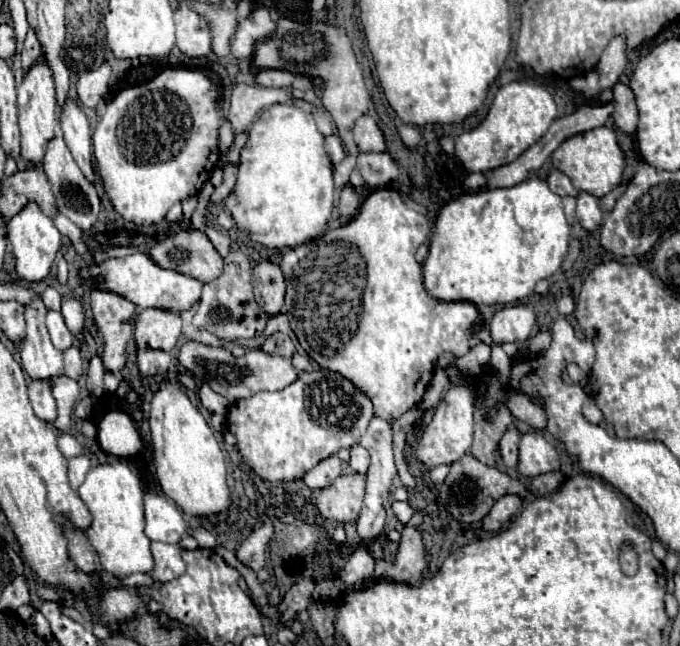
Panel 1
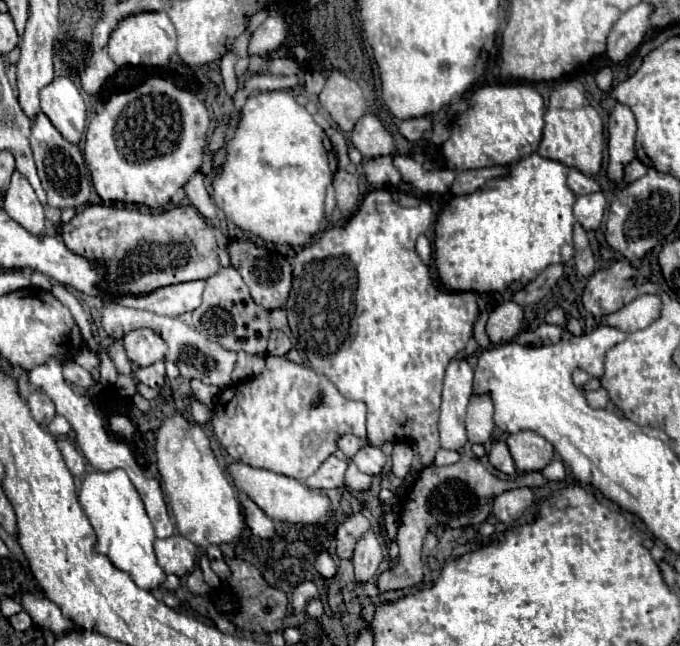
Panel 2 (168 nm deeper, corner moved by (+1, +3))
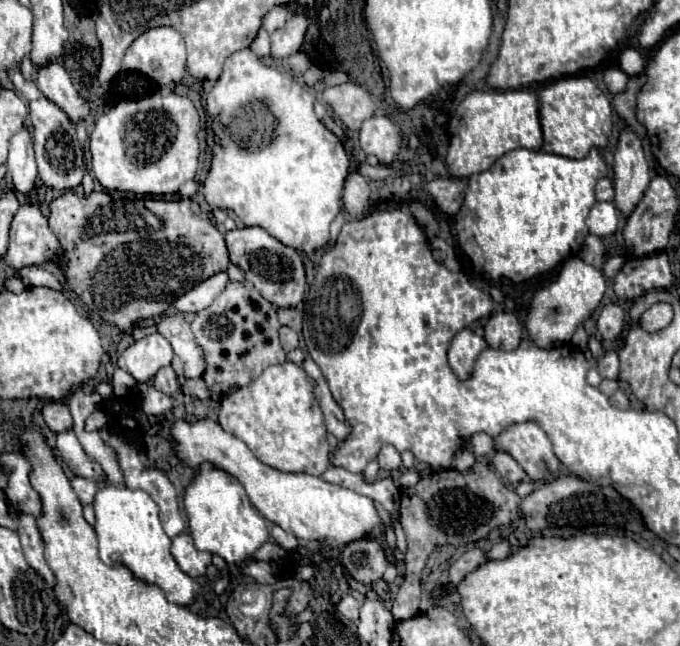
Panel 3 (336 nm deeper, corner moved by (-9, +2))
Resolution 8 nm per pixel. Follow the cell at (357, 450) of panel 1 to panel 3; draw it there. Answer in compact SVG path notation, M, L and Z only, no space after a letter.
M384 445L378 453L378 463L382 471L392 471L392 469L400 469L402 459L400 453L394 449L394 445Z

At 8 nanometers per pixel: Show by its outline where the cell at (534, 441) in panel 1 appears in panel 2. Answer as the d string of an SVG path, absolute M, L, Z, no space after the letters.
M522 430L516 434L510 434L506 440L510 454L516 462L516 468L520 472L532 472L542 470L554 460L554 448L548 440L538 436L536 432Z

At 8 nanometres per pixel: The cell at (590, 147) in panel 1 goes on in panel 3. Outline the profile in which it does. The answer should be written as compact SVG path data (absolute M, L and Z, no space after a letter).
M564 77L544 87L538 95L540 101L540 121L546 153L556 153L572 159L582 159L592 147L606 147L608 135L612 131L612 109L606 95L588 77Z

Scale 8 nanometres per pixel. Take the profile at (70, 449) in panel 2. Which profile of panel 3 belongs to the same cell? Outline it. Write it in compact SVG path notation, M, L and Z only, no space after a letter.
M72 477L72 479L70 479L70 485L72 485L72 489L74 489L74 493L78 495L78 499L80 499L82 505L94 501L94 495L96 495L96 489L98 489L98 487L96 487L92 481L82 479L82 477Z

